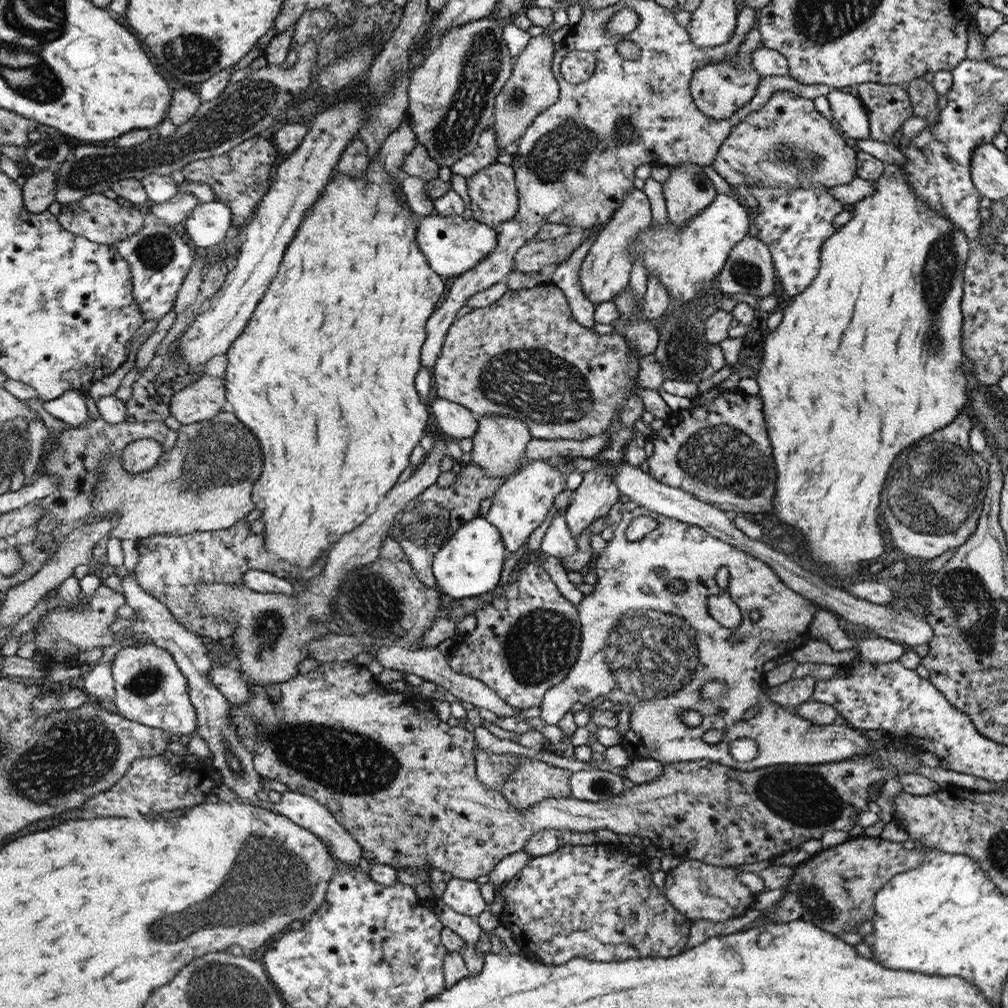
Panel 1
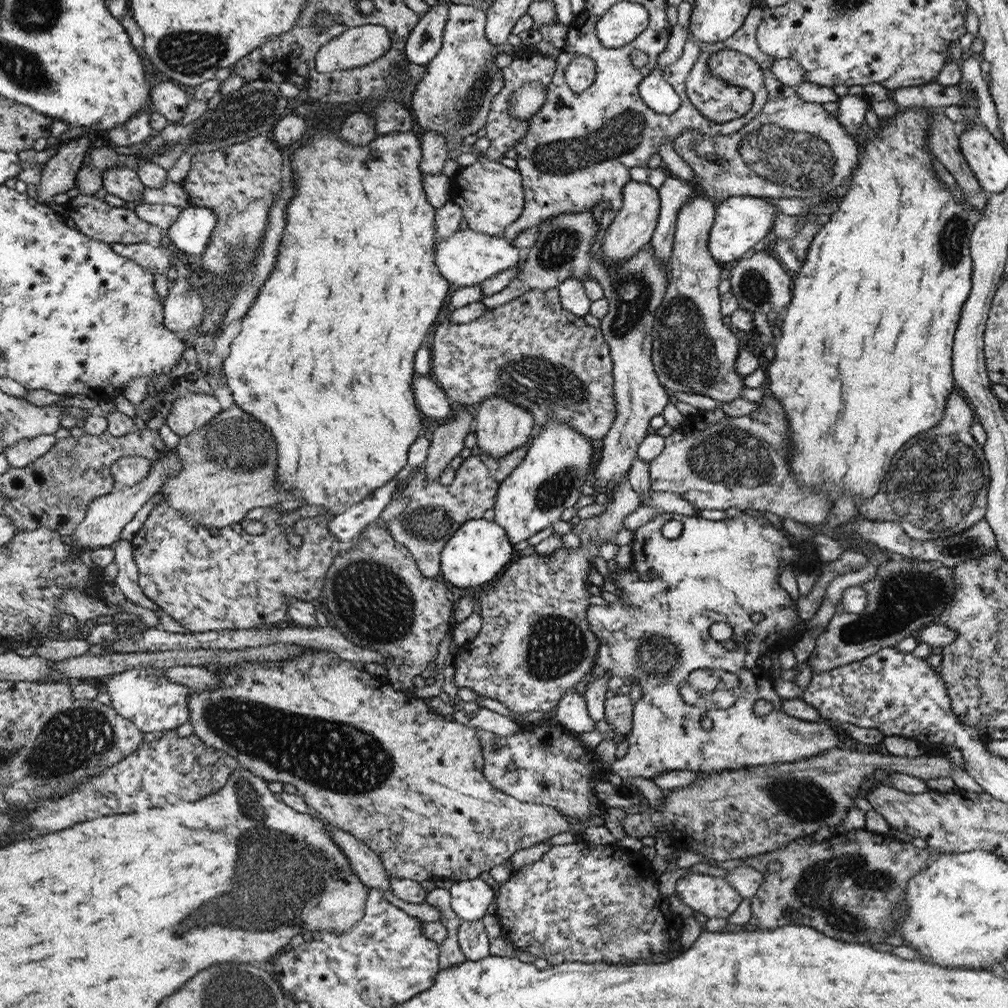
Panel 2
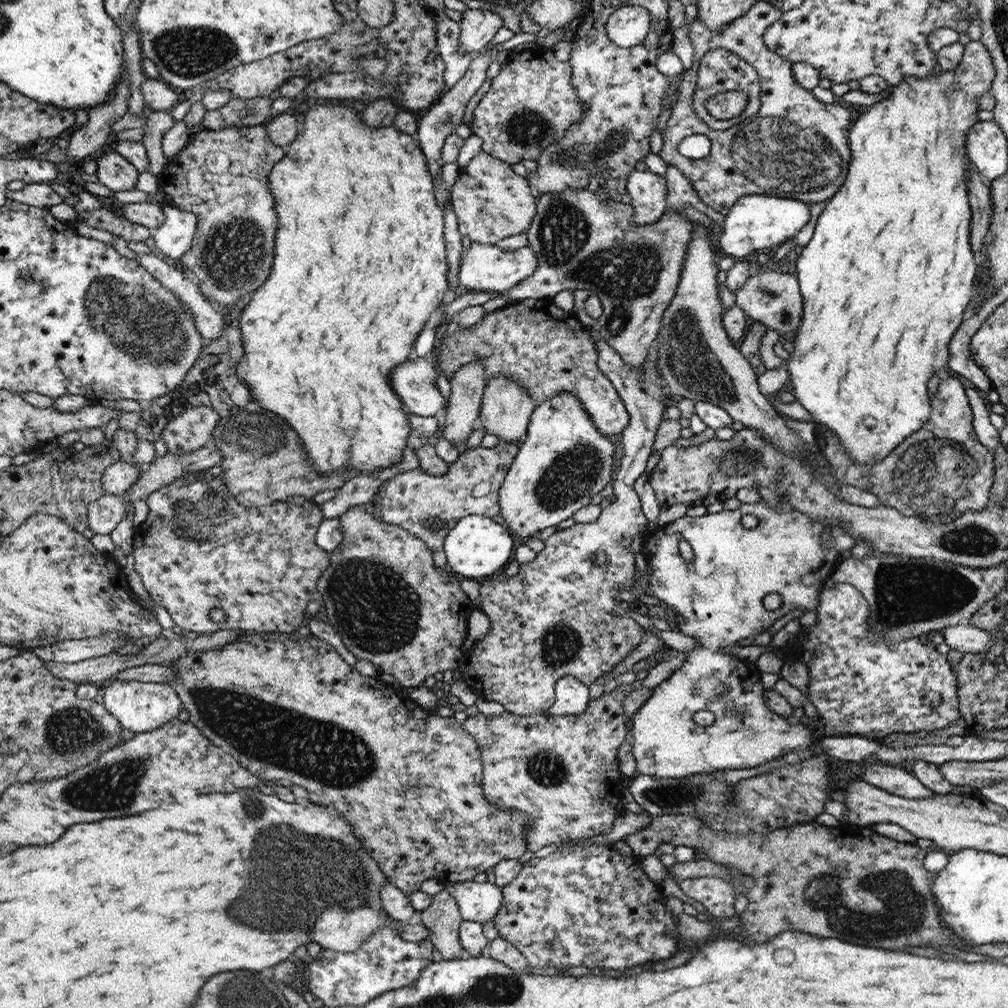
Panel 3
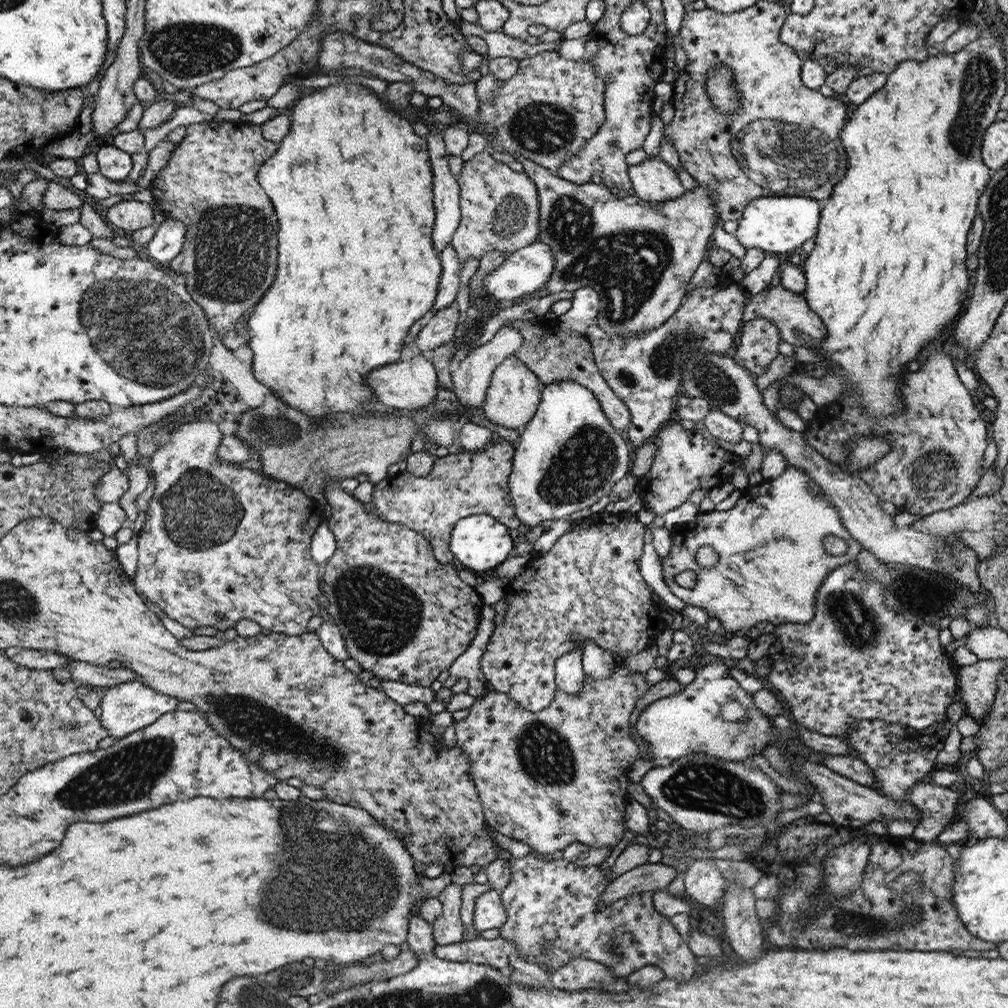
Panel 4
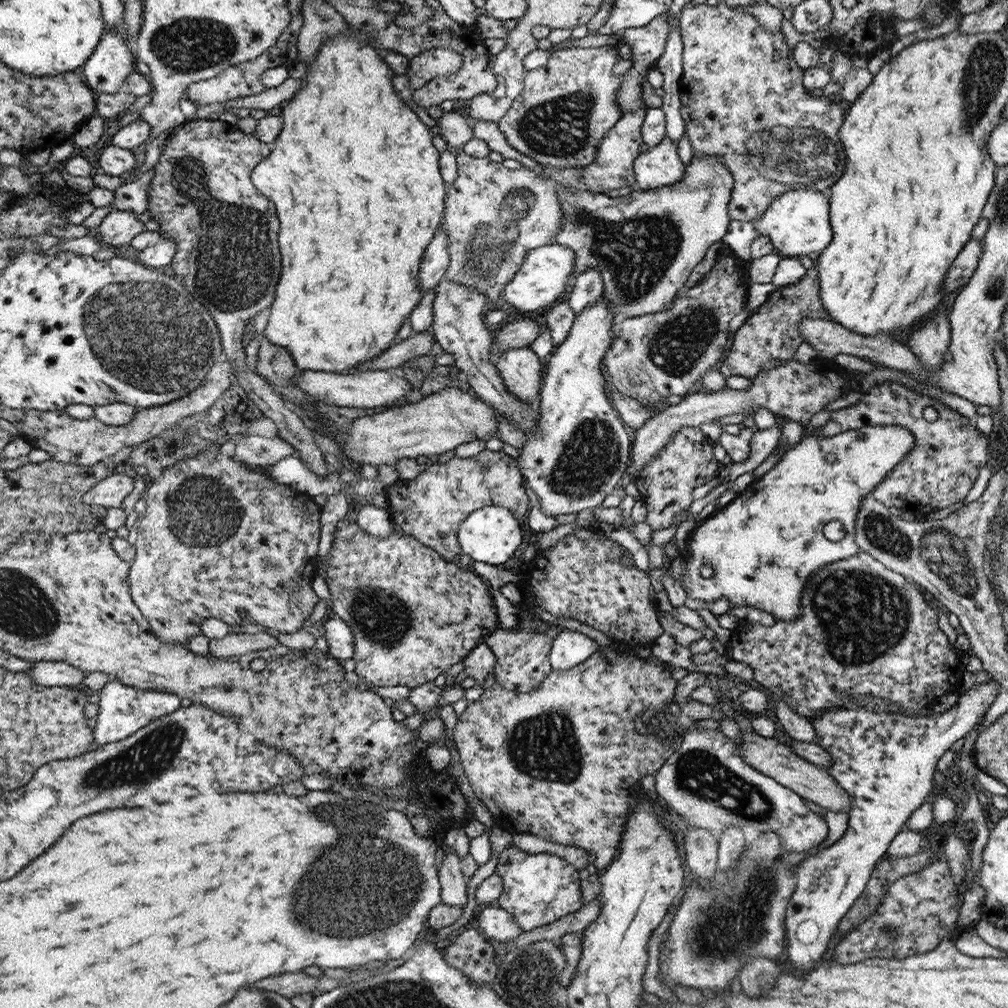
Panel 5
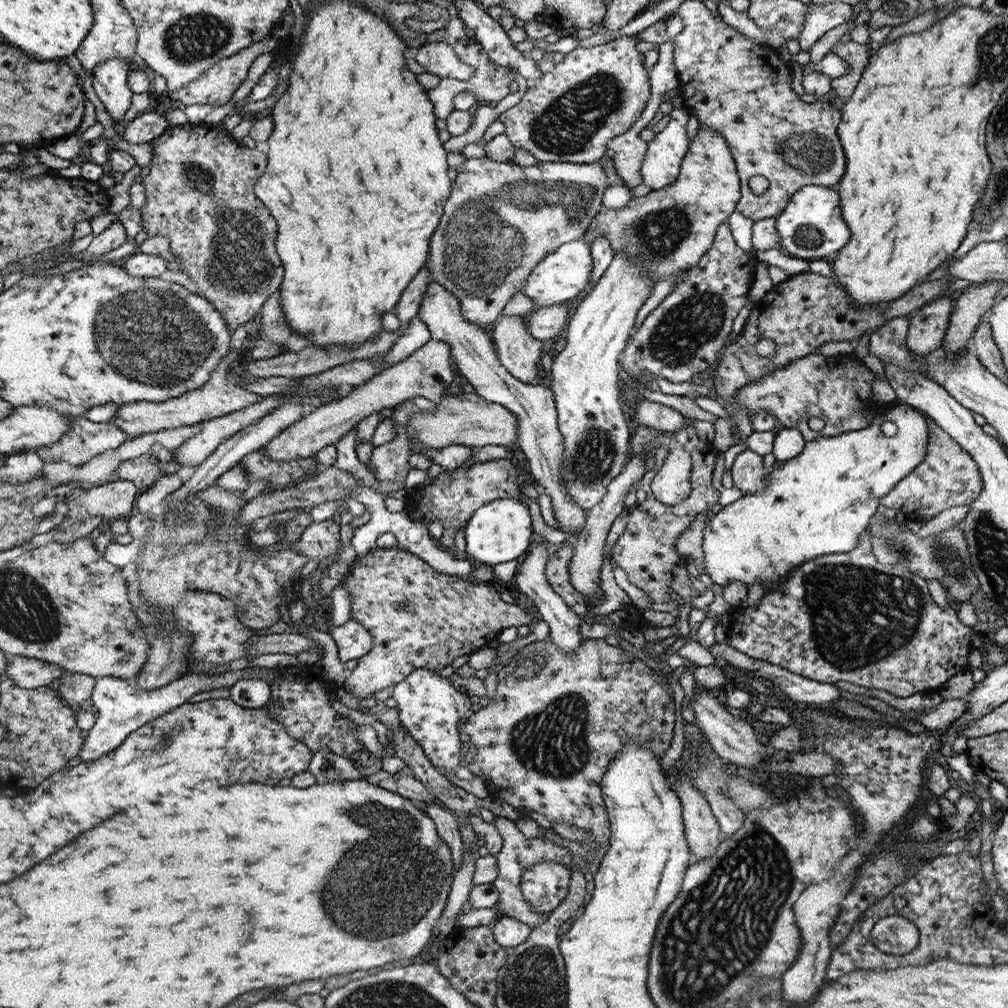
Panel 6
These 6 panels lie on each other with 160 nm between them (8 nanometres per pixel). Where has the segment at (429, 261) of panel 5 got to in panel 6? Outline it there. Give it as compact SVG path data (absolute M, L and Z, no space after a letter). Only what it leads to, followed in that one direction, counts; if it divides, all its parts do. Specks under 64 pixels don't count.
M426 264L425 267L427 268L422 268L419 274L411 280L411 283L403 292L396 308L393 310L393 313L396 314L396 318L401 320L403 324L406 324L408 321L418 316L420 303L425 295L428 283L434 281L433 278L431 278L429 264Z

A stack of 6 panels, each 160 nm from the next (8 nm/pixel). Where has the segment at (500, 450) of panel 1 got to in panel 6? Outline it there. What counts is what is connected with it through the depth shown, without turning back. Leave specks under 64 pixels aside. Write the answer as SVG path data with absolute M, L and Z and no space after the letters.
M503 315L494 325L491 338L507 371L526 384L532 382L545 342L531 336L524 317Z

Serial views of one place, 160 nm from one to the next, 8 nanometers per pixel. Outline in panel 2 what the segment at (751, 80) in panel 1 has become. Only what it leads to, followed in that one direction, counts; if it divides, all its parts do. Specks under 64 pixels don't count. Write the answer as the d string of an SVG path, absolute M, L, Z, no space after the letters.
M753 6L743 25L726 40L707 43L697 41L700 56L685 81L685 92L691 103L704 112L710 121L716 120L710 102L720 104L722 92L718 84L710 84L708 62L718 50L734 50L750 56L762 70L767 89L767 101L762 112L752 118L741 130L726 136L710 136L684 130L673 143L675 151L692 168L694 180L704 196L720 204L732 196L770 198L812 199L826 195L852 177L859 160L858 144L853 136L845 134L844 128L830 112L820 104L801 100L794 87L783 84L770 71L775 59L760 51L757 28L764 9Z

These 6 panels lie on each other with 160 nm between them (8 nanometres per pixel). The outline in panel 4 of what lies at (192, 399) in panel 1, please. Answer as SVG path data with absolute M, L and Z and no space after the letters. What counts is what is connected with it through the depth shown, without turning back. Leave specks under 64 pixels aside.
M214 420L185 421L171 432L167 443L162 444L146 461L150 475L156 481L156 486L154 486L148 510L145 511L146 518L142 529L138 533L138 568L136 568L133 583L140 590L140 596L147 597L162 612L165 612L166 616L180 622L182 626L190 630L200 628L200 626L213 626L232 634L236 623L242 618L247 618L257 622L265 633L282 633L288 636L304 634L308 628L308 620L316 616L320 610L320 604L316 600L316 596L320 594L320 570L311 556L312 537L320 524L320 508L312 497L306 498L300 489L296 490L296 487L292 487L292 494L290 494L290 486L285 482L274 481L253 469L244 468L239 463L227 463L221 459L219 446L222 440L223 435Z

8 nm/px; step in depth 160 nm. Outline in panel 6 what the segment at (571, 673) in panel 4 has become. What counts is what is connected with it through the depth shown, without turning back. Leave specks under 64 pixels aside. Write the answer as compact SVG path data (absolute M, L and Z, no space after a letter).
M536 533L536 544L532 546L532 551L528 552L528 556L519 562L515 576L517 591L527 595L534 601L535 609L540 612L540 616L548 623L548 639L556 644L560 650L573 653L581 645L581 642L586 639L582 636L580 627L578 627L583 621L566 605L566 602L552 590L552 585L546 578L546 563L548 563L552 549L553 546L549 544L548 540L546 540L544 536Z

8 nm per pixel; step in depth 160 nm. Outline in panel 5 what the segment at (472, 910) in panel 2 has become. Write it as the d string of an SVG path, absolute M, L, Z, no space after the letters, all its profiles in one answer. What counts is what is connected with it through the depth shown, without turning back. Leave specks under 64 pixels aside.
M496 904L481 907L475 914L472 924L486 938L494 938L500 942L514 940L523 933L516 917Z

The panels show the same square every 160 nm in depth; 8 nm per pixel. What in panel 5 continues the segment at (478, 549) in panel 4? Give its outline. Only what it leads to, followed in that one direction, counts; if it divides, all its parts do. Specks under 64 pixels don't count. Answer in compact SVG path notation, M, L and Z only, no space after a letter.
M492 505L479 508L478 511L471 512L463 520L458 533L458 545L461 552L467 554L473 562L482 562L498 567L504 562L510 562L510 558L514 558L516 548L524 542L520 523L515 517L515 513L505 506Z

